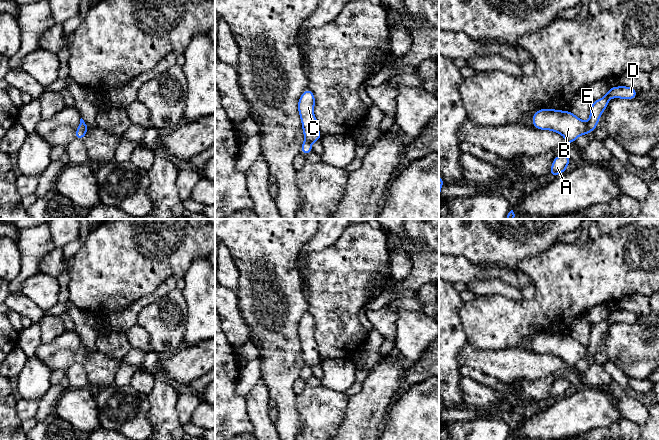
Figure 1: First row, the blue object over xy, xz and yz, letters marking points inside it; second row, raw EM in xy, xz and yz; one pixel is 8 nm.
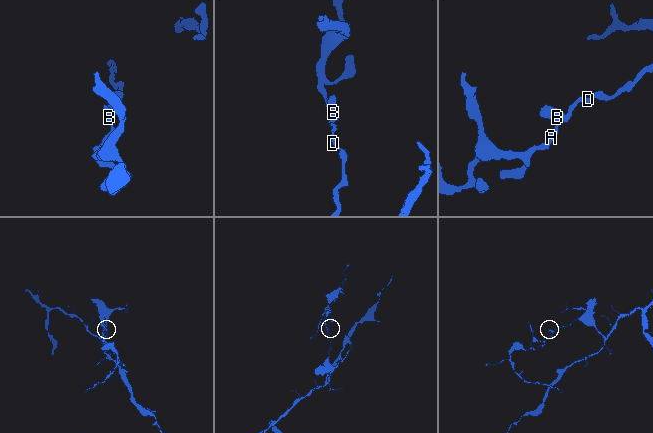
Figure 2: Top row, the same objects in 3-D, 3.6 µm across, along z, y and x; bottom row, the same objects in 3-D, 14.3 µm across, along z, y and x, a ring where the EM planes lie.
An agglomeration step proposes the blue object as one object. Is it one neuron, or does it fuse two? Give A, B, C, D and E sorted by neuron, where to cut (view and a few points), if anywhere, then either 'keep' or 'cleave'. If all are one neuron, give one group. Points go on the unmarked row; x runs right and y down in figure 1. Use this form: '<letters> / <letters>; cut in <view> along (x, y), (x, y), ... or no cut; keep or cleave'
A B C / D E; cut in yz along (586, 347), (586, 355), (584, 357); cleave

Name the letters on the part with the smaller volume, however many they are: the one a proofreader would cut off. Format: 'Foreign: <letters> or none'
Foreign: A, B, C

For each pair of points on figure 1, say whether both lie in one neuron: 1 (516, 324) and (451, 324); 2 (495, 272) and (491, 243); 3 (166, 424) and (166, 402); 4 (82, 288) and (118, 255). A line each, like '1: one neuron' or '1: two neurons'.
1: two neurons
2: two neurons
3: one neuron
4: one neuron

